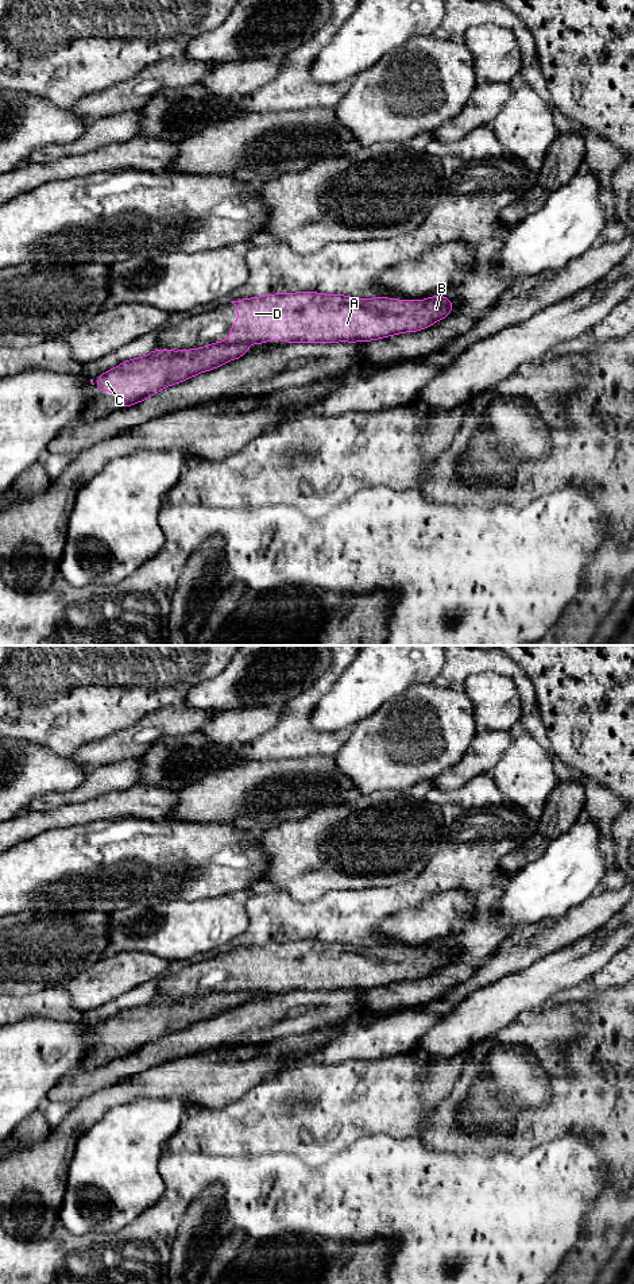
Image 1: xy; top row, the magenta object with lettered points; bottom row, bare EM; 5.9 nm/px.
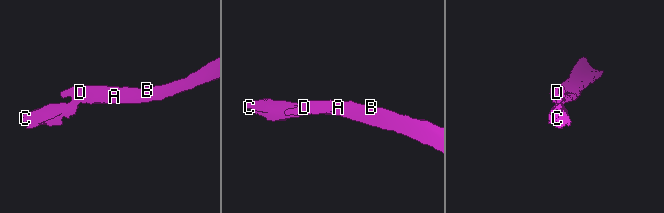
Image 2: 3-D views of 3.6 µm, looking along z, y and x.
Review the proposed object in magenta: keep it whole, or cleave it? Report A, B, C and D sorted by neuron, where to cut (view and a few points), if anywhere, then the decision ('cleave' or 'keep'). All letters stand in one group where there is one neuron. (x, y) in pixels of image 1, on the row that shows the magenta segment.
groups A B D / C; cut xy (228, 340), (247, 344); cleave

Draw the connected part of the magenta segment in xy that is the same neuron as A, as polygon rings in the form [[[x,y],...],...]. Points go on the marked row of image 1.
[[[316,292],[264,294],[258,298],[231,301],[239,312],[239,320],[232,323],[228,342],[268,344],[270,339],[287,343],[336,343],[371,342],[387,336],[417,332],[438,320],[451,316],[455,301],[438,294],[422,301],[374,297],[360,300],[343,294]]]

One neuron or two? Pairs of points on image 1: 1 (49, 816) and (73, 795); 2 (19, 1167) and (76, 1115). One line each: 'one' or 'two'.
1: two
2: one

